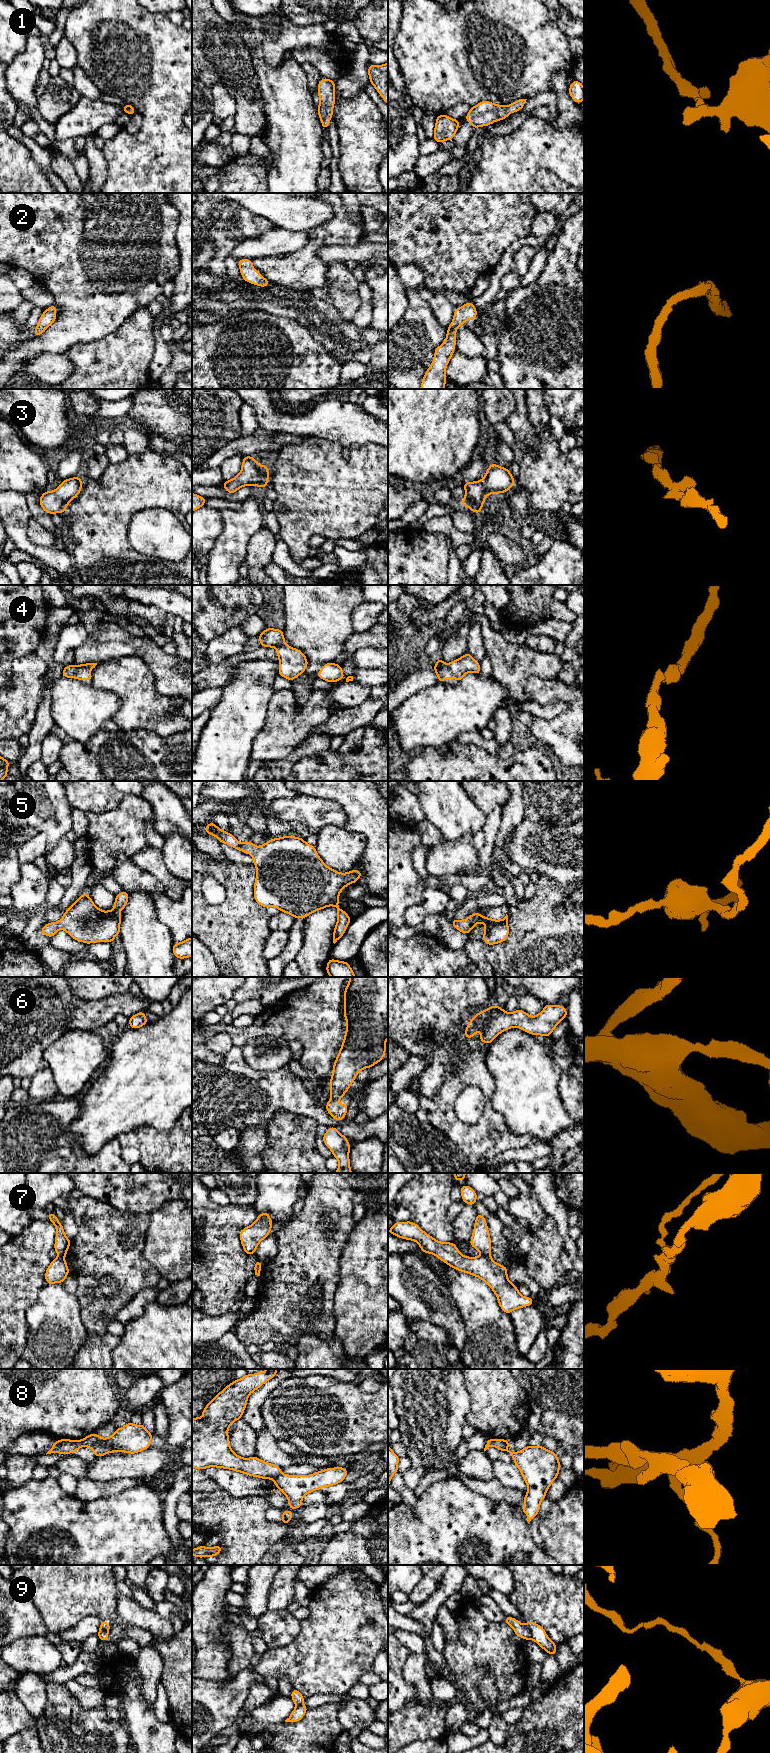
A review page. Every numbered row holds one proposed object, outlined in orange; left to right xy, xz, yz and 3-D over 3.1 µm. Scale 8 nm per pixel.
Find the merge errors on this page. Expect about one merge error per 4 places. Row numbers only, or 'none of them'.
7, 8, 9

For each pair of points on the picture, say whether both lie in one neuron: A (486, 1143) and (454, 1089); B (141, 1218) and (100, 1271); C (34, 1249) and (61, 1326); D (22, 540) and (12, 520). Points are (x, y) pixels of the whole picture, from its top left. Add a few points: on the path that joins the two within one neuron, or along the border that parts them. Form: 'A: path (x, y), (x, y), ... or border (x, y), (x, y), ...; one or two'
A: path (470, 1138), (448, 1116), (448, 1105); one
B: path (128, 1231), (107, 1252), (107, 1258); one
C: border (46, 1284), (38, 1294), (37, 1300), (33, 1305); two
D: path (18, 535), (16, 525); one

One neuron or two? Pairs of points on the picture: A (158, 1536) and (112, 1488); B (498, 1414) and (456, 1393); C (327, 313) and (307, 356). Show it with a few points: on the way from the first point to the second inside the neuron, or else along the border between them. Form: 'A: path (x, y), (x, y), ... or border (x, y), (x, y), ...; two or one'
A: border (138, 1482), (131, 1488), (94, 1499); two
B: border (463, 1379), (469, 1396), (466, 1421); two
C: border (288, 319), (297, 321), (309, 330); two

